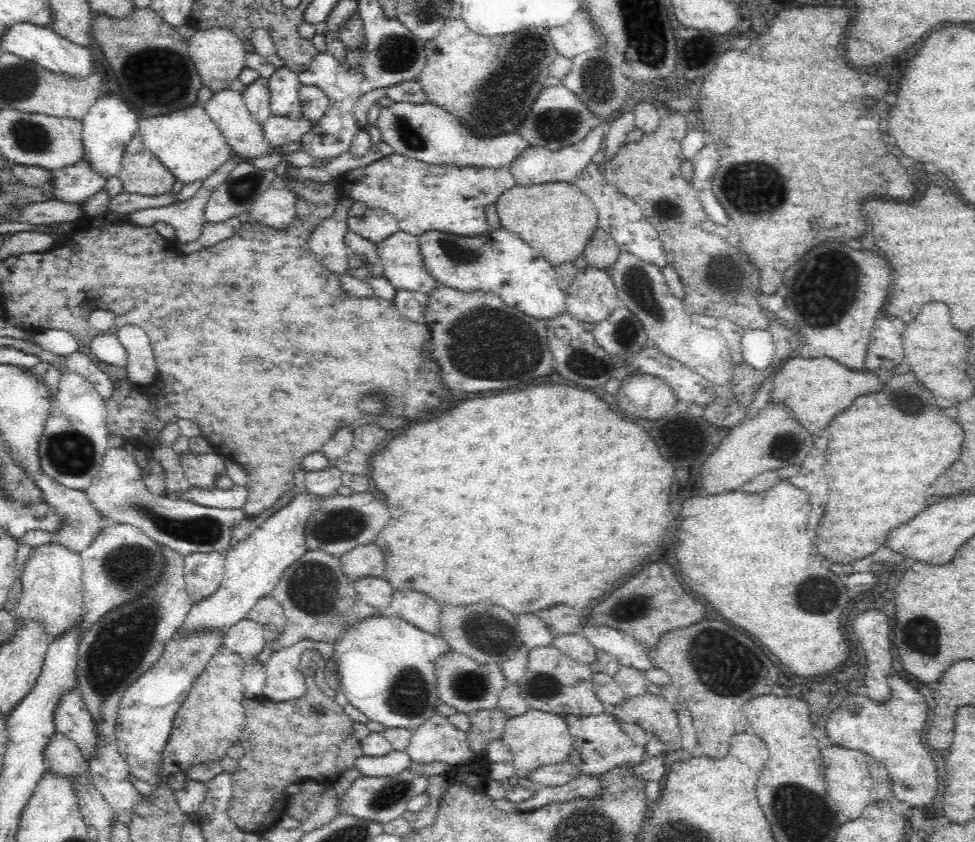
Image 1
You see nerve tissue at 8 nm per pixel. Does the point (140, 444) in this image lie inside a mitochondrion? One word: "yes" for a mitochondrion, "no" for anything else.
no

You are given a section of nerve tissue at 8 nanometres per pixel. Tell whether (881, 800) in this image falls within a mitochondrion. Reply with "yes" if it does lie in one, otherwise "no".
no

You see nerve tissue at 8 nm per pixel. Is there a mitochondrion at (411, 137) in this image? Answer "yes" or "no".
yes

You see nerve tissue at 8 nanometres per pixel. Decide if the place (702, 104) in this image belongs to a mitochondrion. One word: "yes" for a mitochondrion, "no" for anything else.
no

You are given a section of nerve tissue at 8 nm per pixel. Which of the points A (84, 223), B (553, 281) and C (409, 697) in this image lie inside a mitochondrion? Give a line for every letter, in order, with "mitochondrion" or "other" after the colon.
A: other
B: other
C: mitochondrion

